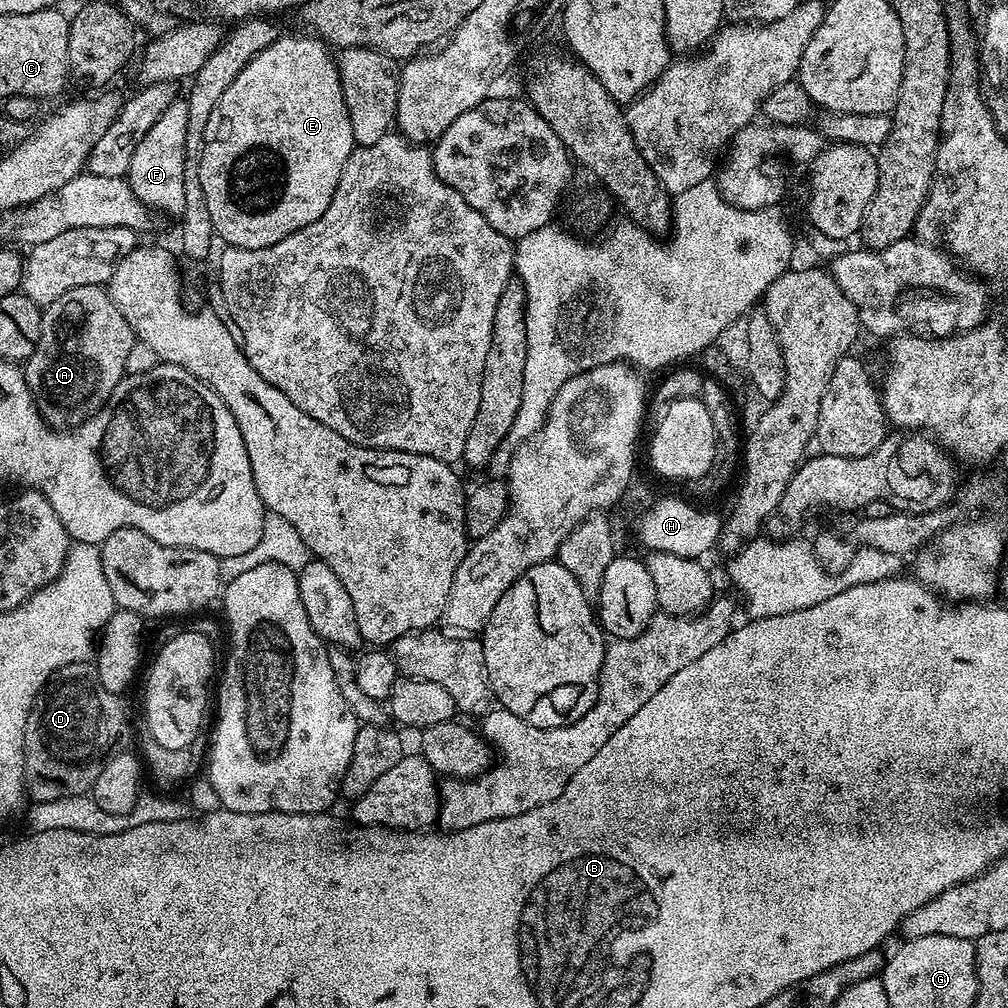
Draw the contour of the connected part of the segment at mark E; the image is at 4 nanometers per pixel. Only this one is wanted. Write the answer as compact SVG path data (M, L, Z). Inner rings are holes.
M281 34L274 43L266 46L266 50L257 54L244 67L242 74L238 74L238 78L234 78L234 82L230 82L230 90L226 90L226 94L222 94L216 107L216 113L212 115L208 123L204 149L200 155L202 194L206 194L206 207L210 209L213 233L219 239L221 236L225 240L223 242L225 245L233 248L258 250L266 246L274 246L278 242L282 242L282 238L310 226L310 222L318 222L318 218L322 218L322 214L326 214L326 206L330 206L330 198L334 198L334 190L338 186L338 178L342 178L342 166L346 166L346 158L350 158L353 148L357 147L354 130L350 126L350 114L346 110L346 102L342 94L340 72L336 68L333 53L323 40L311 34L303 35Z

